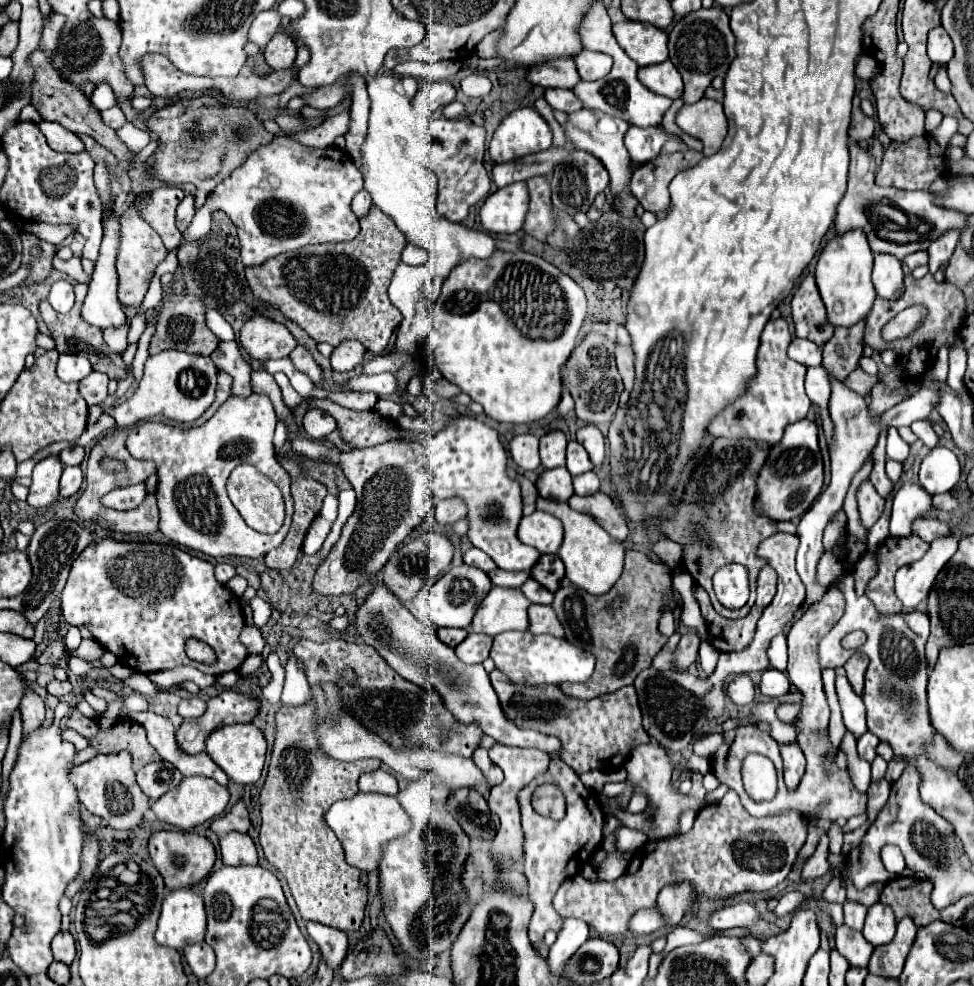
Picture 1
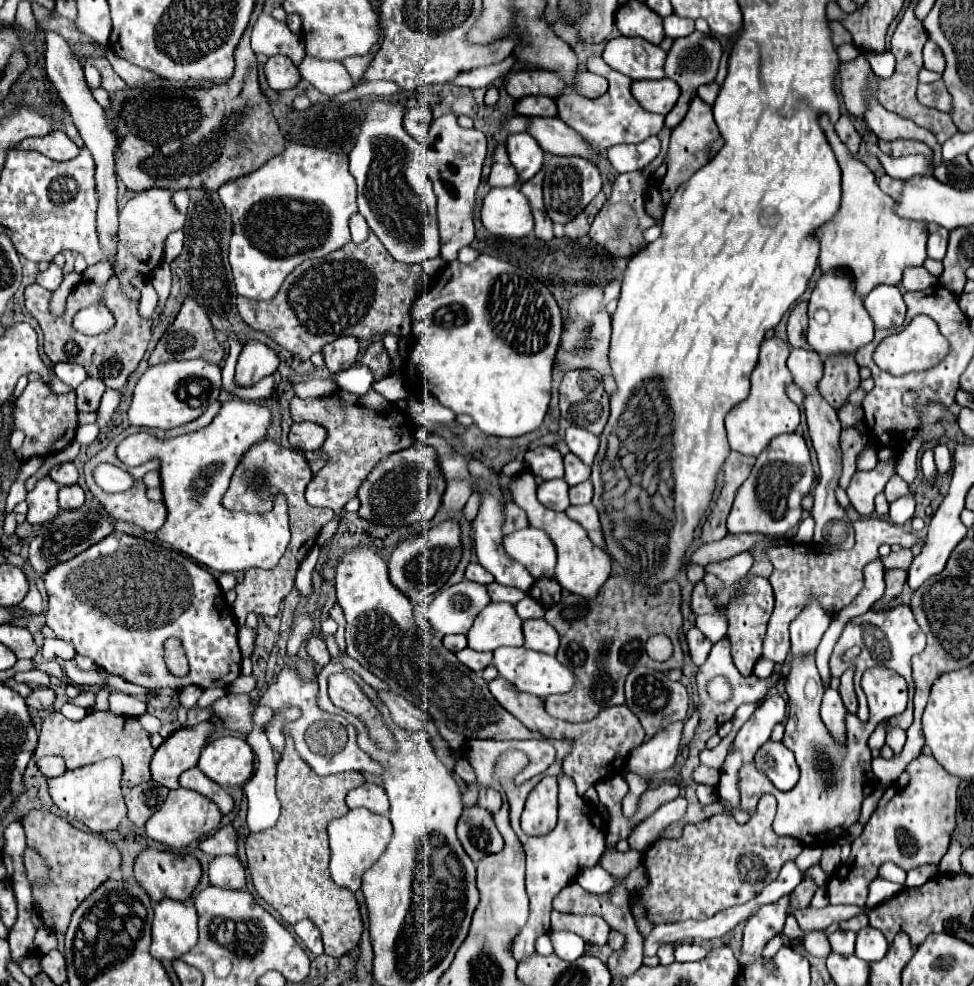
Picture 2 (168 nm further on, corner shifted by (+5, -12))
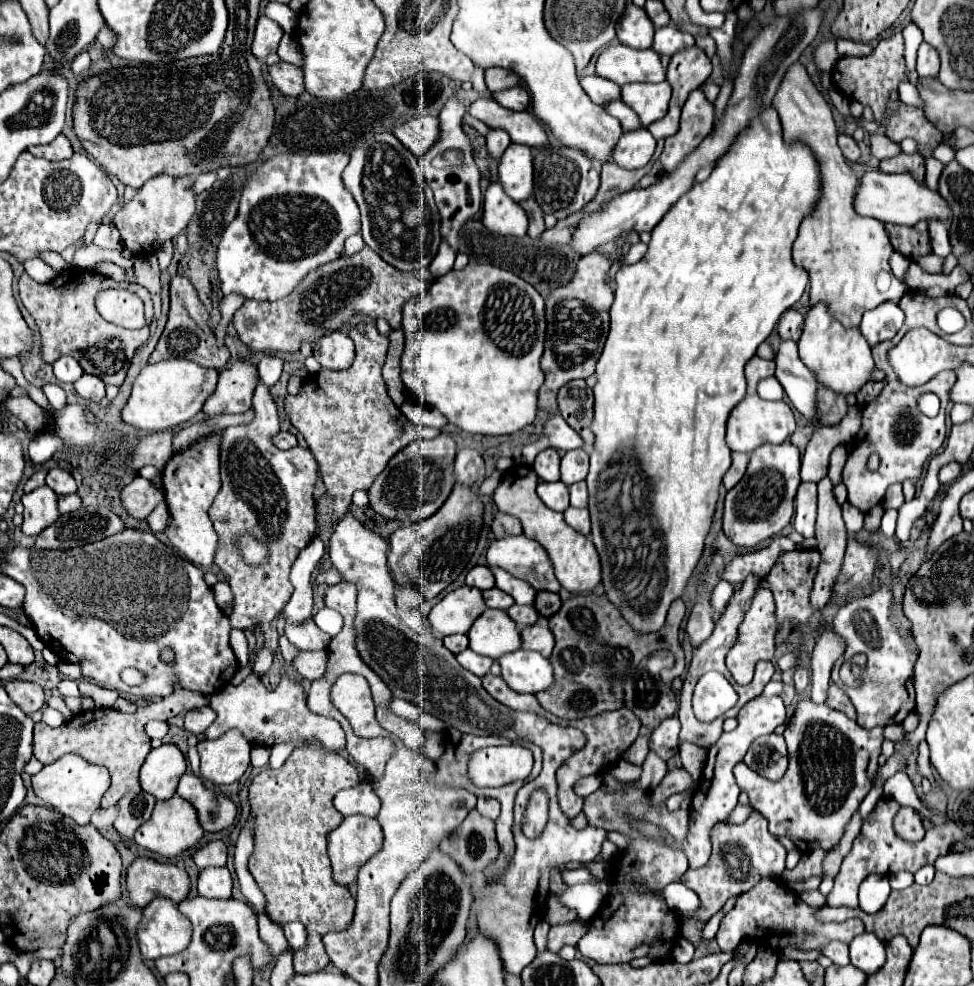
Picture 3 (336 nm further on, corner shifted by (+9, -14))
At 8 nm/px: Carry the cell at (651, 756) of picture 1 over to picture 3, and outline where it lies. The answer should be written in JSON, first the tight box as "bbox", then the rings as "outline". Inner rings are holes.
{"bbox":[649,718,679,760],"outline":[[[667,718],[665,722],[661,722],[657,726],[657,730],[653,730],[651,740],[649,740],[649,748],[661,758],[661,760],[669,760],[671,756],[677,754],[677,742],[679,742],[679,720]]]}

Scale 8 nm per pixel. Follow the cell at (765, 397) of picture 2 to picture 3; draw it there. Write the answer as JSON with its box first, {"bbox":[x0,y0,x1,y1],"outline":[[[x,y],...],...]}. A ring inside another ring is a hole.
{"bbox":[727,356,795,452],"outline":[[[753,356],[745,366],[745,378],[747,378],[747,394],[745,398],[731,410],[727,420],[727,446],[733,452],[753,452],[761,444],[781,444],[795,432],[795,416],[787,402],[769,402],[761,400],[757,394],[757,384],[763,378],[769,378],[775,374],[775,362],[773,360],[761,360],[759,356]]]}

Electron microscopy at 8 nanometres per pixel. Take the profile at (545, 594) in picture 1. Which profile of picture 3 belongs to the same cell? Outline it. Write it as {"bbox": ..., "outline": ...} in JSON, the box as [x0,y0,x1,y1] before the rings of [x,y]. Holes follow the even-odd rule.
{"bbox":[507,604,539,628],"outline":[[[521,604],[511,606],[511,608],[507,610],[507,614],[511,616],[511,620],[513,620],[519,628],[531,626],[531,624],[535,624],[537,618],[539,618],[539,614],[537,614],[537,610],[535,610],[533,606],[521,606]]]}

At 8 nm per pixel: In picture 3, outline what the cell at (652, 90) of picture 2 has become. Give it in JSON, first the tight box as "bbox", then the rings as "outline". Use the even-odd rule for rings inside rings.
{"bbox":[621,84,671,126],"outline":[[[625,84],[621,86],[621,98],[631,106],[641,118],[643,126],[649,126],[655,120],[661,120],[667,114],[671,100],[671,84]]]}

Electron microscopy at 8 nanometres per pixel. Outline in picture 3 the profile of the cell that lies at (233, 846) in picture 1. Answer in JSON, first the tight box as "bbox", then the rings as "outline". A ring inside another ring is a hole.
{"bbox":[199,866,233,898],"outline":[[[227,866],[203,868],[199,874],[199,894],[205,898],[231,898],[233,878]]]}

